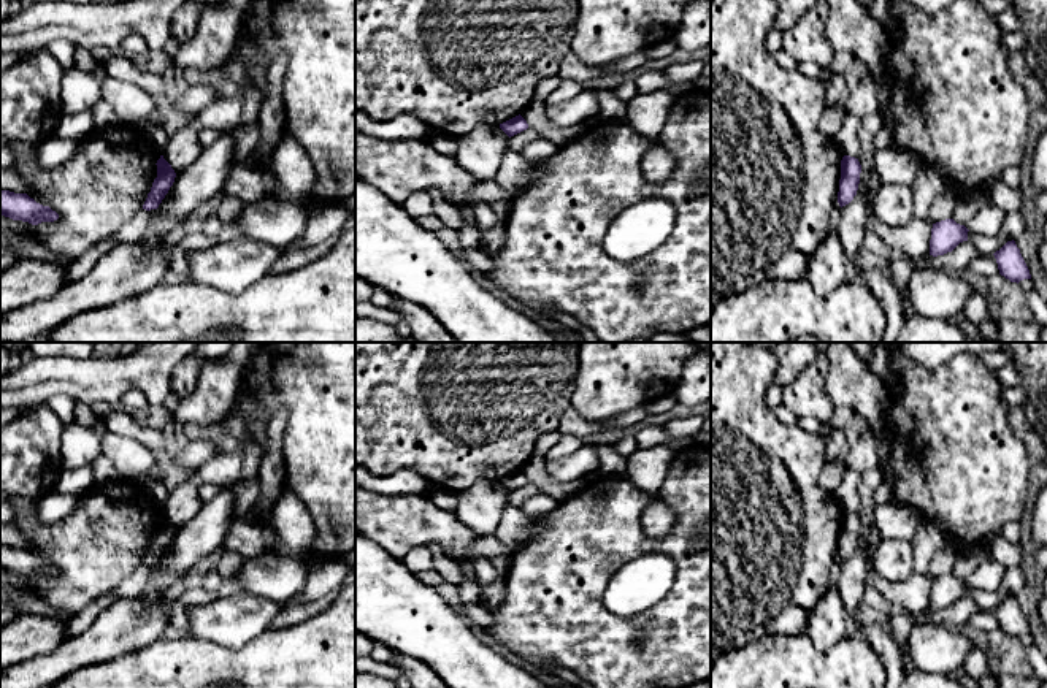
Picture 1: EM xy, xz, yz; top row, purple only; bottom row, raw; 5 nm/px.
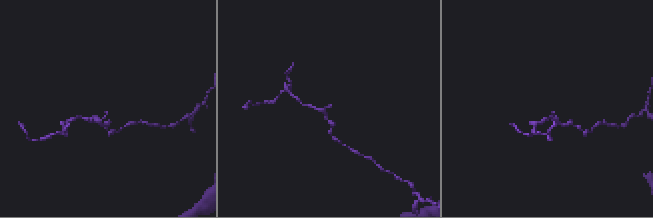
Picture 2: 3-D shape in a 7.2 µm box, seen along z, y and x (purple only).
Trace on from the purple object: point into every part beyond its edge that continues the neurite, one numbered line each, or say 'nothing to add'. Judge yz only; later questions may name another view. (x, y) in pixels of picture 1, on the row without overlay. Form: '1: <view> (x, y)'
nothing to add

